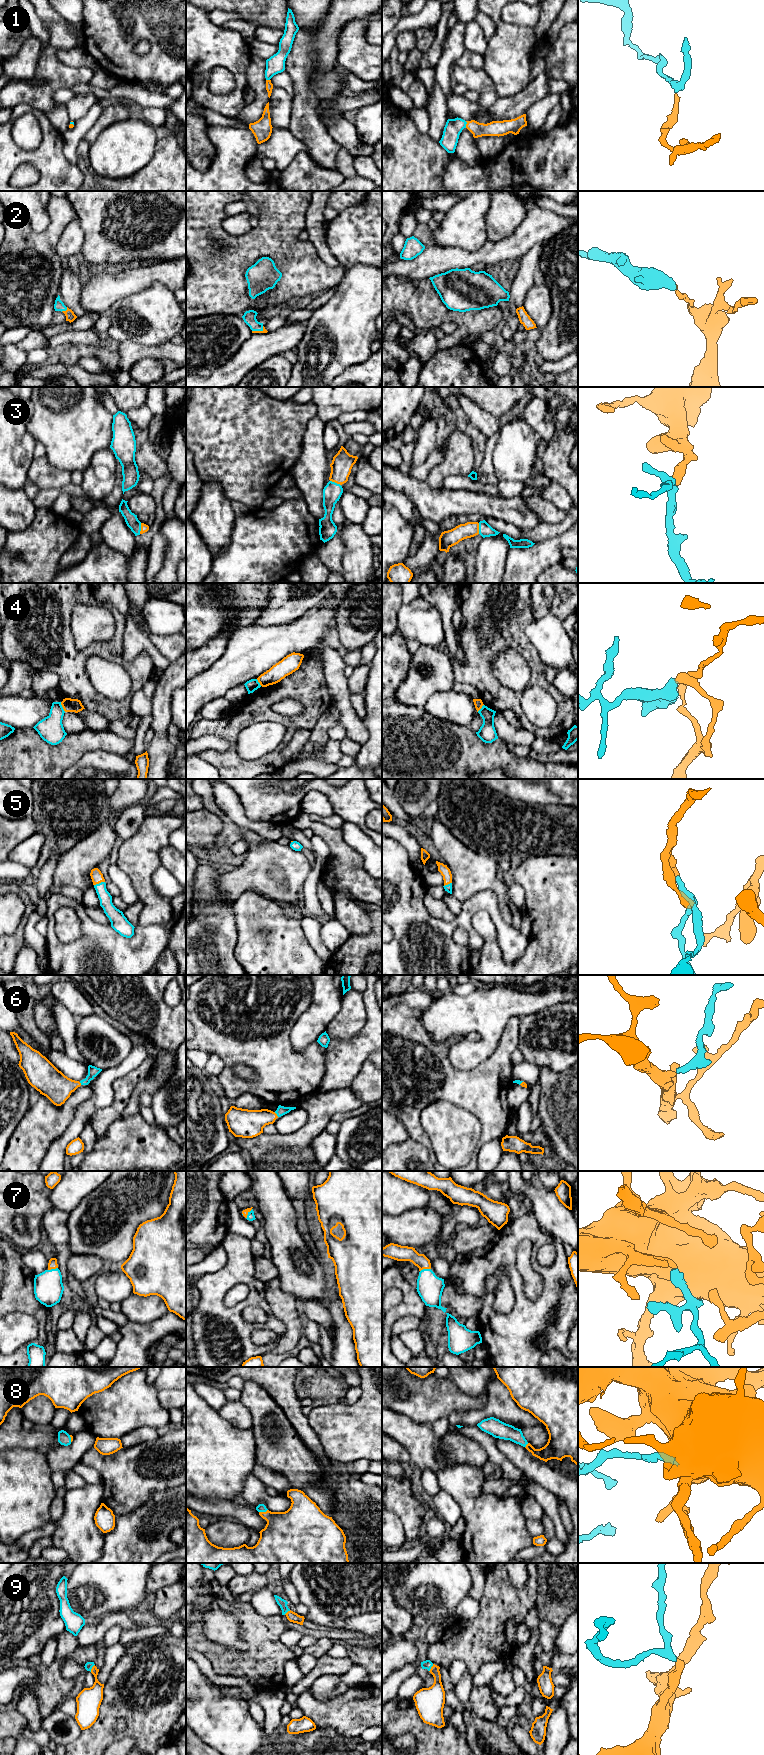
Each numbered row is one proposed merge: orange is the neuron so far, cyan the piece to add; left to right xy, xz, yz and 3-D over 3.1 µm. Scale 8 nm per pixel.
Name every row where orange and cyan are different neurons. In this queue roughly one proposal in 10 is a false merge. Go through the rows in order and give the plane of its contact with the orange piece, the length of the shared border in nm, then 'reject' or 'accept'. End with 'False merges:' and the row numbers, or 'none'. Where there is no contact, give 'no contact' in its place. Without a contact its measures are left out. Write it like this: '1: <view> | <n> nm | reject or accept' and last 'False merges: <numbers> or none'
1: yz | 60 nm | accept
2: xy | 70 nm | accept
3: xy | 90 nm | accept
4: xy | 90 nm | reject
5: xy | 90 nm | accept
6: xz | 50 nm | accept
7: yz | 90 nm | accept
8: xz | 80 nm | accept
9: xy | 70 nm | accept
False merges: 4

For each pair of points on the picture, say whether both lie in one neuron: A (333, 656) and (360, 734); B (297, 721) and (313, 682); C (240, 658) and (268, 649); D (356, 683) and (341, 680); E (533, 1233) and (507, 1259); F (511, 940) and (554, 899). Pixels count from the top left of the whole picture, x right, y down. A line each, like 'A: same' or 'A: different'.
A: same
B: same
C: same
D: different
E: same
F: different

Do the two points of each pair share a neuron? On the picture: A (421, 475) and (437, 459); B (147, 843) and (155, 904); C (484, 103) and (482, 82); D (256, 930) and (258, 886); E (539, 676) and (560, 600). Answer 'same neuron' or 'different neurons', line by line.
A: same neuron
B: same neuron
C: same neuron
D: different neurons
E: different neurons

